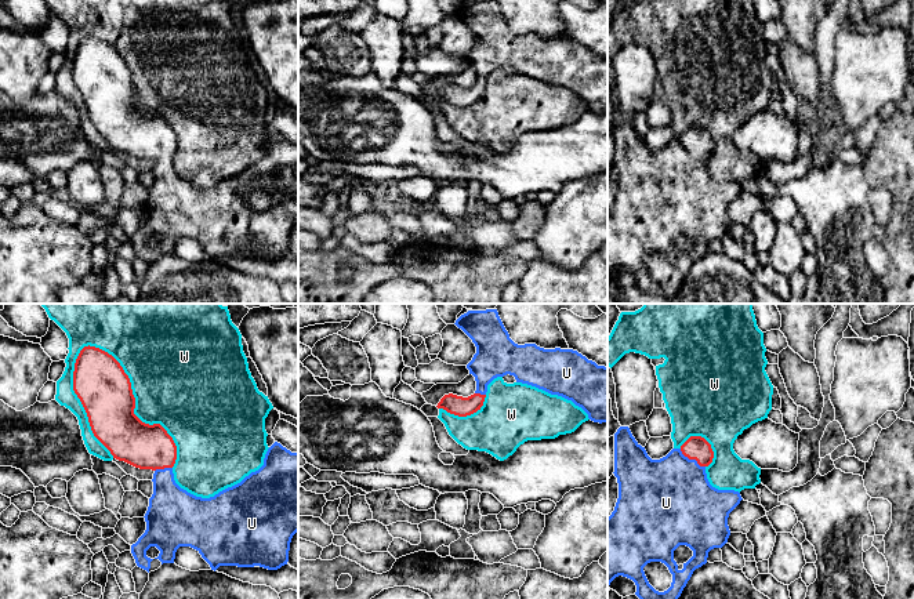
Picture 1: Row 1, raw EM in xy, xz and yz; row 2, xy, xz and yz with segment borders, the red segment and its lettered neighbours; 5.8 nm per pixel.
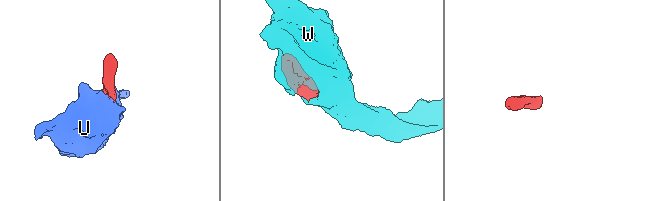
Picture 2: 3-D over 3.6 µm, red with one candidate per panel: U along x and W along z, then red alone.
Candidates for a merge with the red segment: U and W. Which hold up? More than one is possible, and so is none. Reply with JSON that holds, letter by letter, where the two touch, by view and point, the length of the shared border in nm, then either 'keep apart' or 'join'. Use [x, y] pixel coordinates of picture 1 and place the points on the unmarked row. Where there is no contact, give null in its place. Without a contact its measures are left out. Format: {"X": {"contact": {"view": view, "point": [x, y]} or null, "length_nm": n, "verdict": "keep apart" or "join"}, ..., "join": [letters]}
{"U": {"contact": {"view": "yz", "point": [692, 149]}, "length_nm": 190, "verdict": "join"}, "W": {"contact": {"view": "xy", "point": [134, 95]}, "length_nm": 900, "verdict": "keep apart"}, "join": ["U"]}

